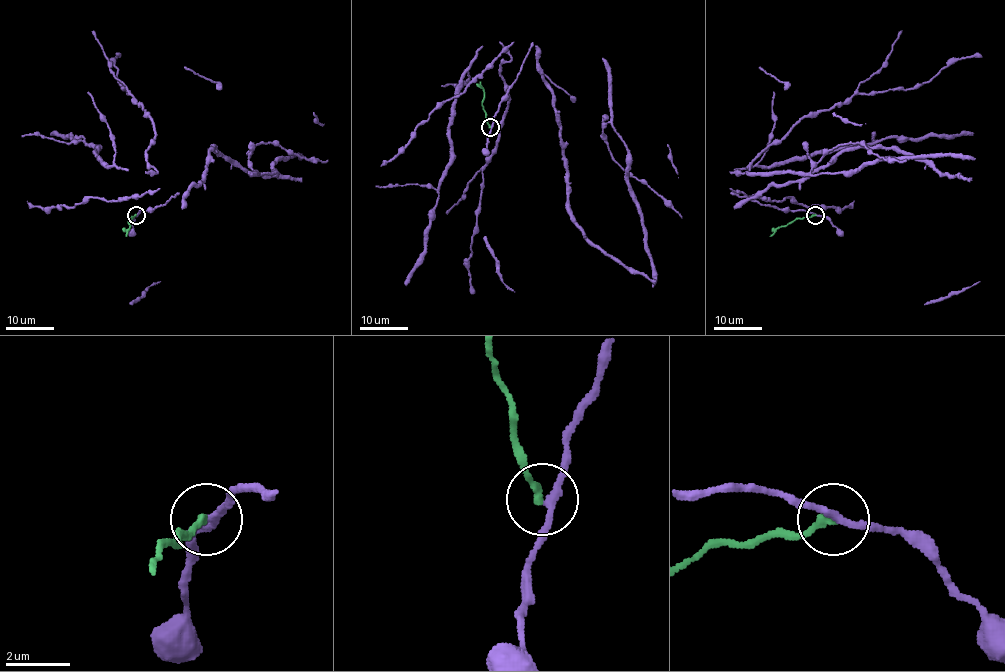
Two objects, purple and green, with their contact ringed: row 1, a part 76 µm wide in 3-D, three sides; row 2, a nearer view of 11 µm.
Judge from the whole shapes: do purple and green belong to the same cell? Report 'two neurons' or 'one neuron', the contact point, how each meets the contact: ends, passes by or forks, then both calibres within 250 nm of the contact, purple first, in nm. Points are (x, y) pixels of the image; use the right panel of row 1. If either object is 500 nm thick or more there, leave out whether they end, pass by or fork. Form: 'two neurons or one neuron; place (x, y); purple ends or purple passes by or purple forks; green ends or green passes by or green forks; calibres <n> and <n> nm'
two neurons; place (815, 215); purple passes by; green ends; calibres 220 and 240 nm

